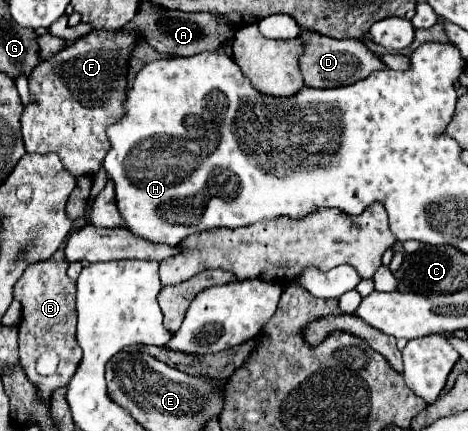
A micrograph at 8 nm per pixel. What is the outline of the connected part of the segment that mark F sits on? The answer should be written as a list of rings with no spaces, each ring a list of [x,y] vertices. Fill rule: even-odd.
[[[91,30],[87,36],[75,40],[65,50],[55,54],[47,62],[39,62],[29,78],[31,88],[31,104],[23,108],[21,116],[21,130],[23,142],[27,152],[55,152],[61,162],[71,170],[75,176],[89,176],[99,172],[105,154],[111,148],[111,142],[105,134],[107,126],[115,124],[123,114],[123,100],[127,98],[127,70],[131,52],[135,50],[137,42],[141,40],[139,34],[125,32],[125,30]]]

